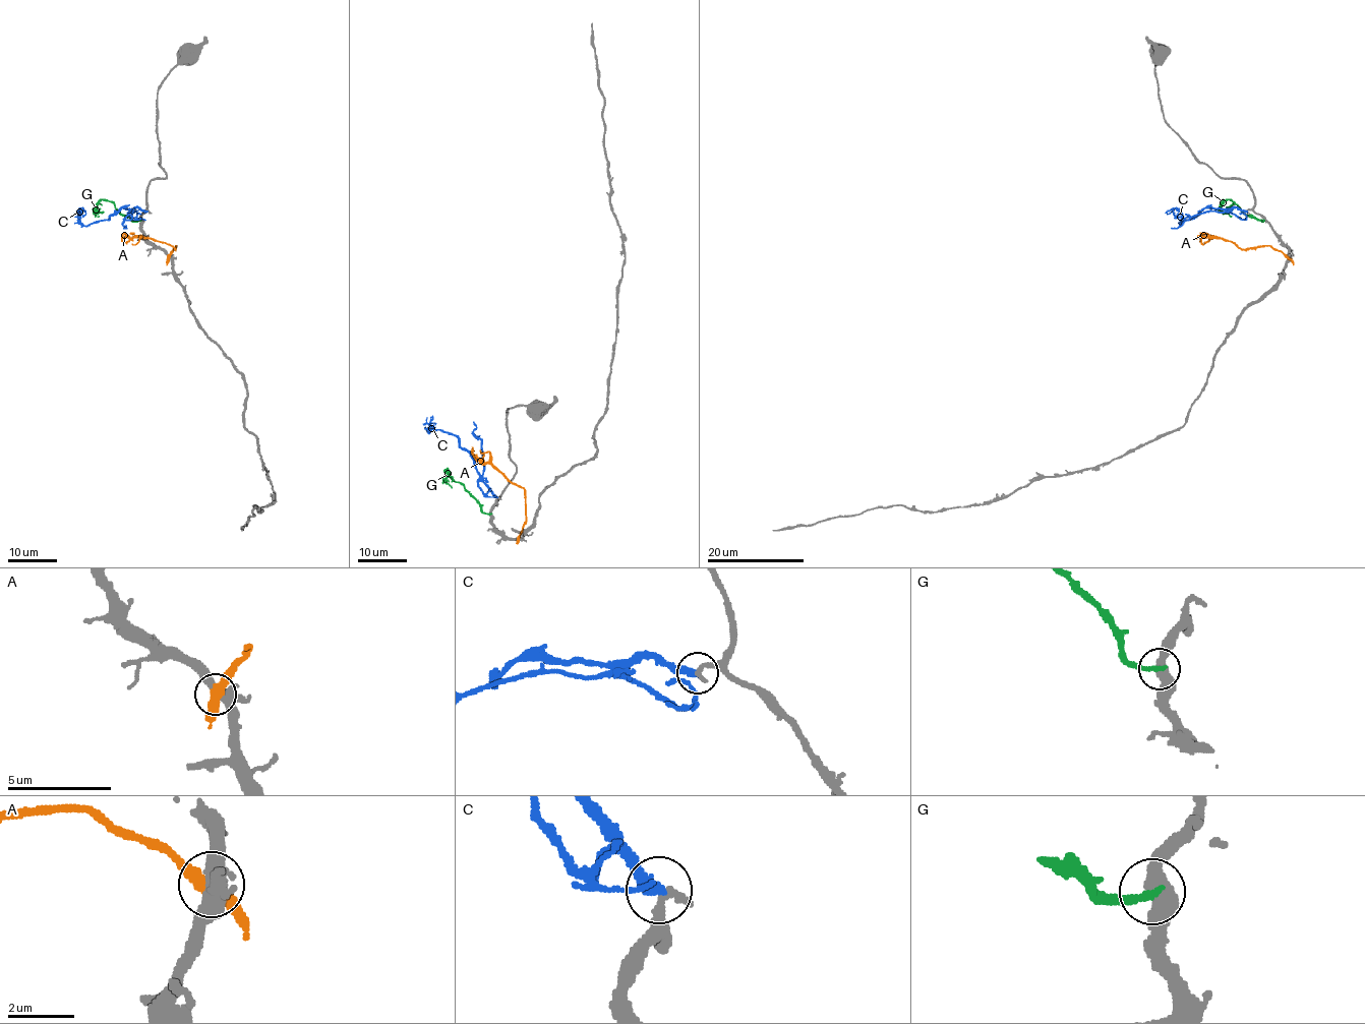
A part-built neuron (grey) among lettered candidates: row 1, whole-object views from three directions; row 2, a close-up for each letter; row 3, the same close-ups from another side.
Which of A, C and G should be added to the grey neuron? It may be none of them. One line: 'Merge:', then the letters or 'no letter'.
Merge: no letter

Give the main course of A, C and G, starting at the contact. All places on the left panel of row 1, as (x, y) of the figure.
A: (168, 257), (176, 246), (175, 248), (164, 242), (124, 234), (123, 241)
C: (145, 211), (135, 207), (119, 208), (108, 220), (88, 226), (80, 221), (79, 208), (76, 215)
G: (139, 220), (124, 216), (105, 200), (100, 200), (95, 209), (102, 204)

